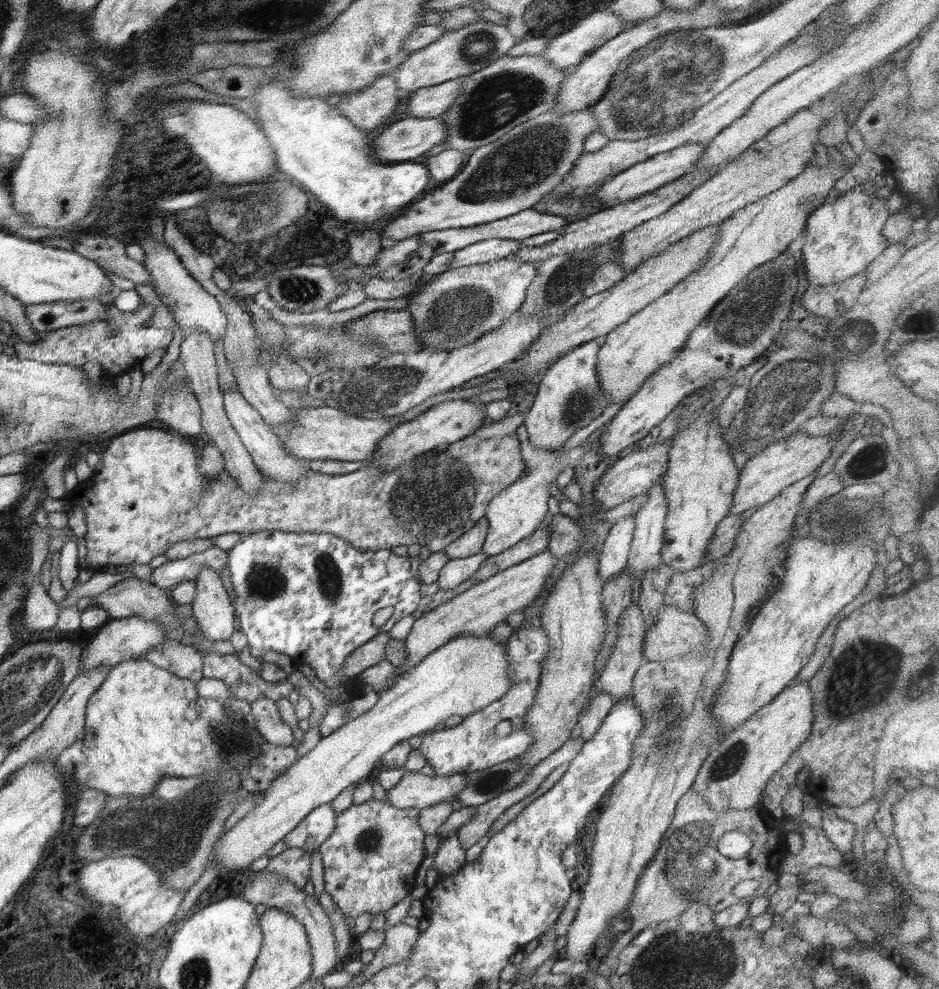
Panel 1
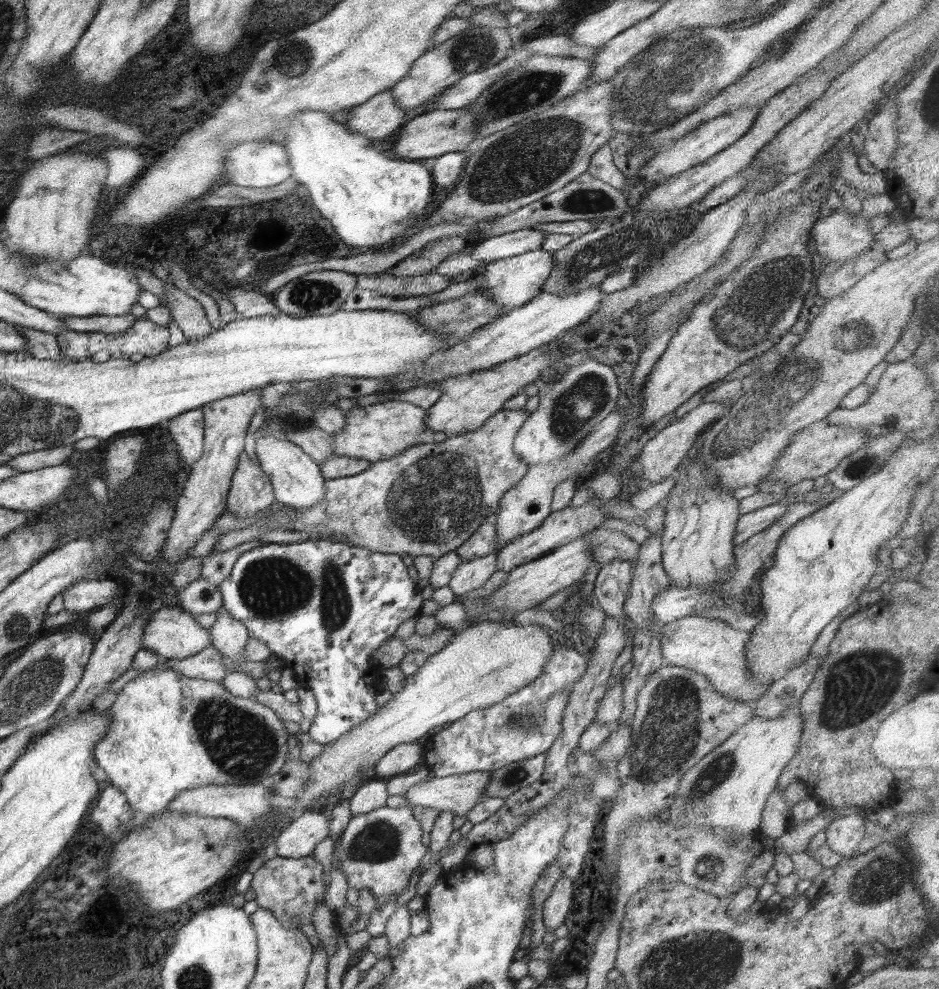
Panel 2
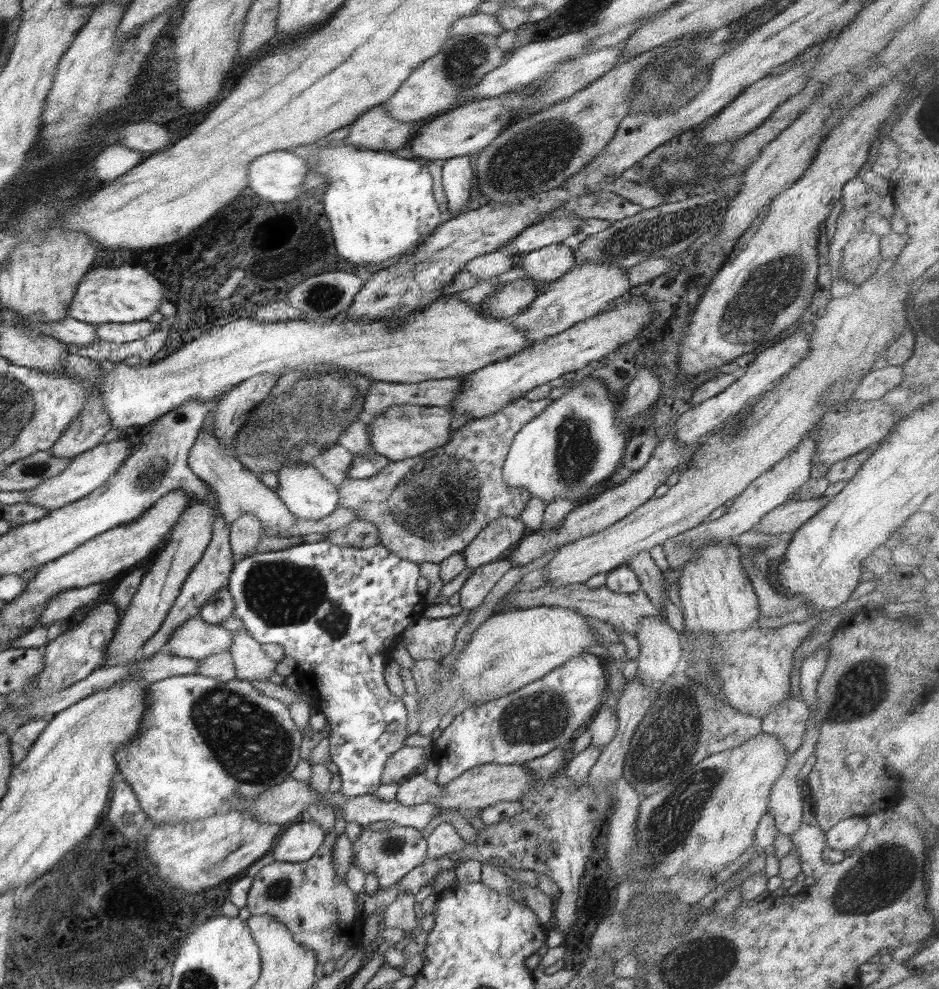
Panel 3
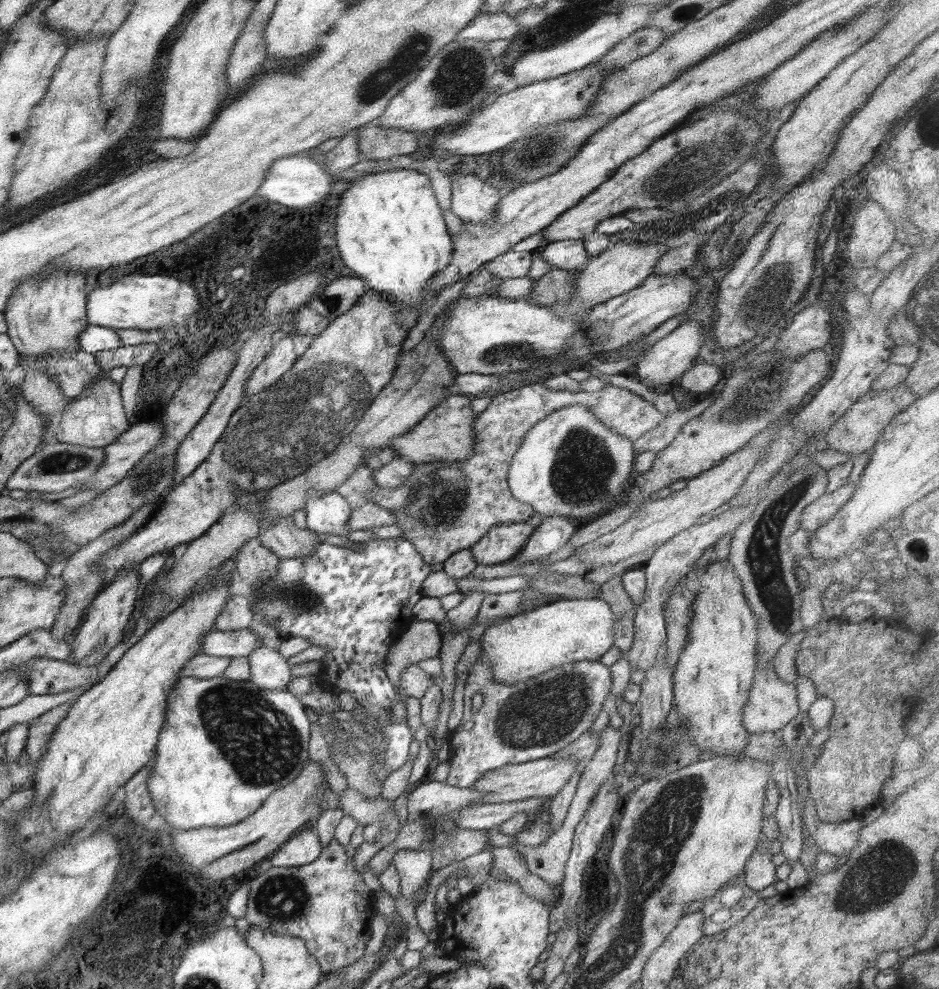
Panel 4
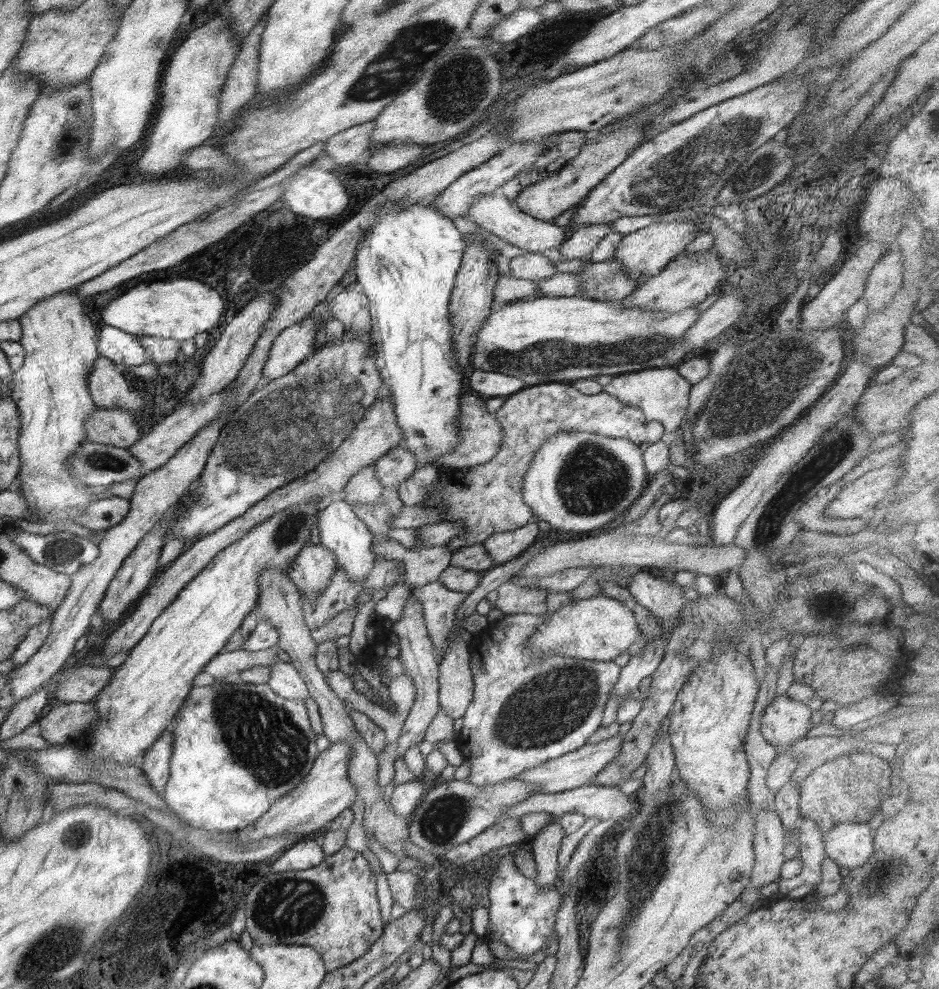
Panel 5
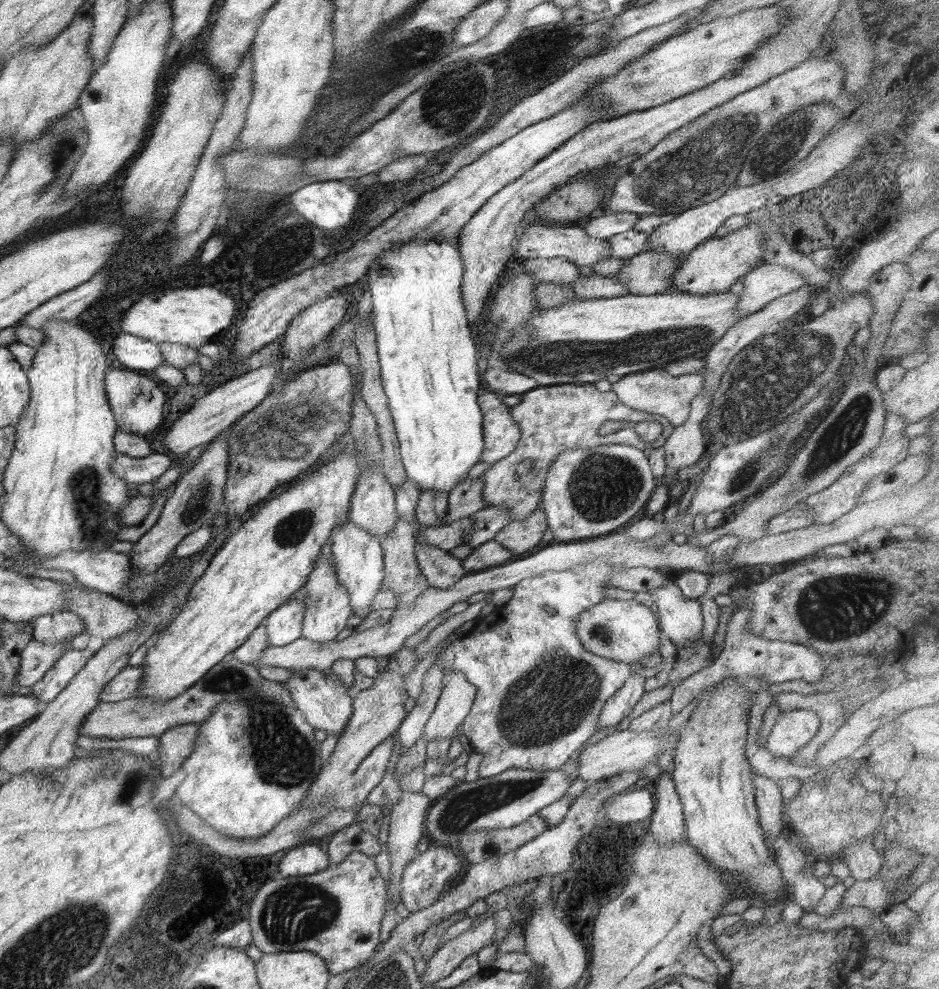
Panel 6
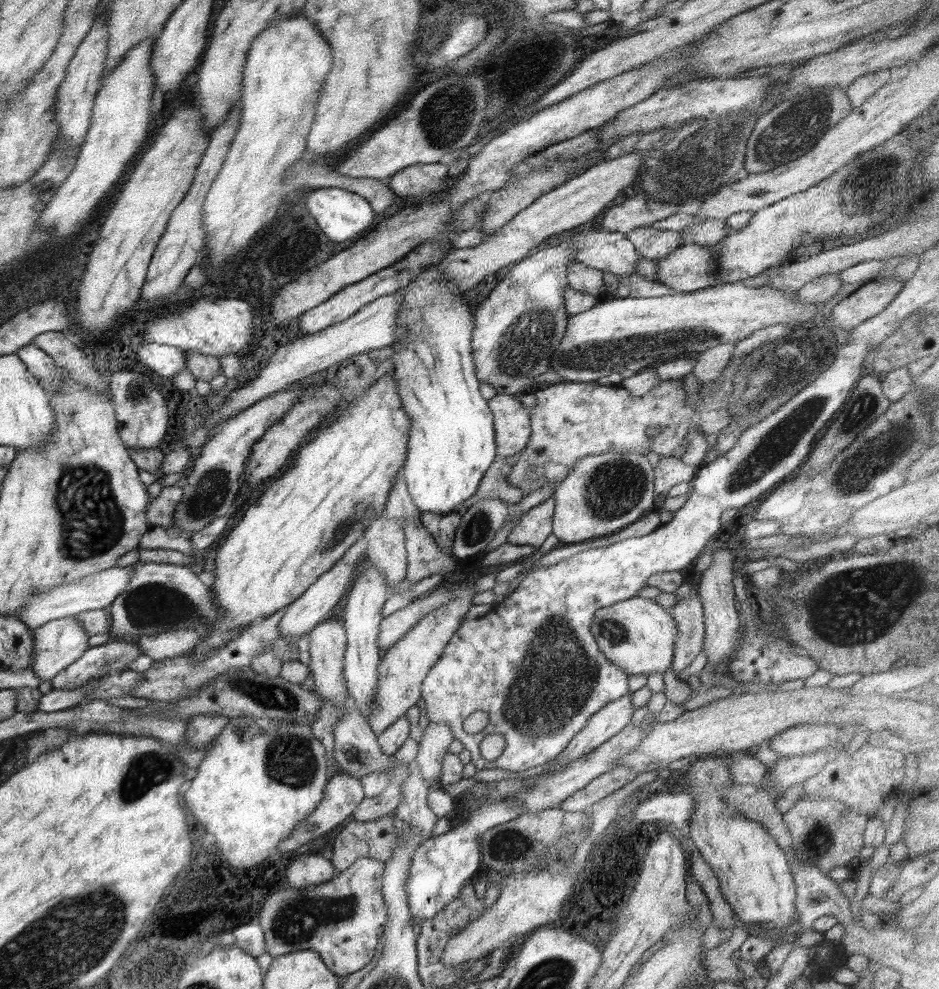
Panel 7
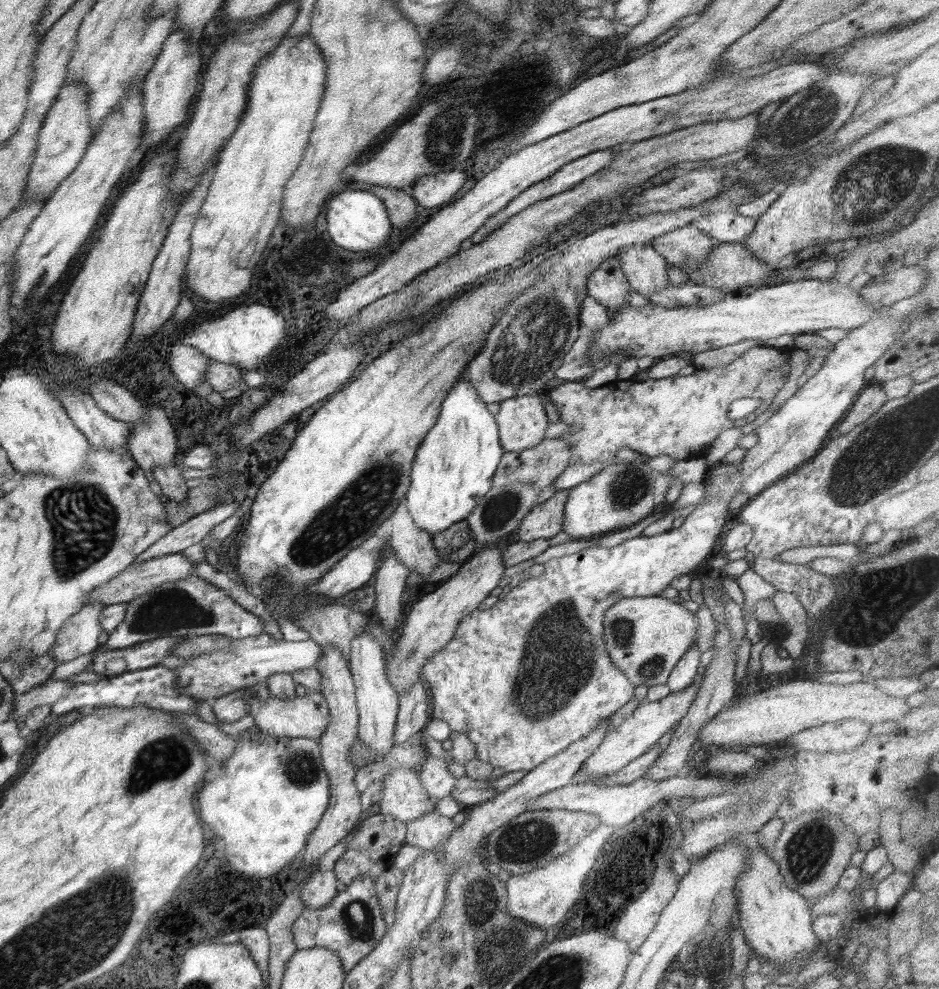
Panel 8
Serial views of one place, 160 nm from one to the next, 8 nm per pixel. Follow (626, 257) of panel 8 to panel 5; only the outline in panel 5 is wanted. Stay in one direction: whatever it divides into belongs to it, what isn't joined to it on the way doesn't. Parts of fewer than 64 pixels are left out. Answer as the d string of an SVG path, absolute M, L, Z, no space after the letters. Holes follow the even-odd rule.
M490 193L489 195L480 195L474 197L470 208L467 210L469 218L481 226L483 230L491 232L500 237L506 243L518 246L526 252L540 252L549 248L559 248L559 246L568 240L570 232L568 227L560 227L552 220L540 220L534 218L517 208L515 203L503 194Z

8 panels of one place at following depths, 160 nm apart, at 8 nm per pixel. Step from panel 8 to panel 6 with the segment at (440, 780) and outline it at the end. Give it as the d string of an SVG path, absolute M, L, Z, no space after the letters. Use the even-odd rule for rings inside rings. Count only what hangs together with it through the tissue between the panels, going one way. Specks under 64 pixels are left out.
M460 671L447 672L443 682L433 714L423 728L422 737L428 743L434 739L456 738L456 728L464 723L477 695L476 686Z

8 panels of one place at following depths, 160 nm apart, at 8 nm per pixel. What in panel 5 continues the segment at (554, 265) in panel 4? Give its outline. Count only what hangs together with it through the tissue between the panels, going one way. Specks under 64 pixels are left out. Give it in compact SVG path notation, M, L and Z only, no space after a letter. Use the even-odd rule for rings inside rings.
M601 222L600 224L579 227L570 232L568 240L559 246L559 251L568 262L570 260L588 259L591 252L598 246L600 240L610 234L611 223Z

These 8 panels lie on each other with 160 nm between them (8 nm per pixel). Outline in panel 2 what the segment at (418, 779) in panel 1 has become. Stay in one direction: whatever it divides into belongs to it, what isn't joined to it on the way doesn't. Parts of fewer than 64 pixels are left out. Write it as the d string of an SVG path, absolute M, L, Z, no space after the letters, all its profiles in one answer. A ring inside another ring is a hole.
M489 771L472 772L449 777L434 777L413 784L404 794L412 806L434 808L438 812L450 811L454 815L465 814L483 798L489 781Z

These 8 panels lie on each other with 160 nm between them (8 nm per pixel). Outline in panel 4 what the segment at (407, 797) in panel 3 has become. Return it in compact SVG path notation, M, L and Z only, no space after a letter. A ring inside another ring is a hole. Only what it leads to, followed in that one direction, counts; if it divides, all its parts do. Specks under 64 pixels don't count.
M424 779L408 792L407 818L394 841L378 851L369 862L369 873L382 874L391 865L393 856L402 849L416 851L430 851L432 847L439 847L447 843L453 835L453 830L459 826L453 821L459 810L480 803L483 792L471 787L460 788L445 782Z

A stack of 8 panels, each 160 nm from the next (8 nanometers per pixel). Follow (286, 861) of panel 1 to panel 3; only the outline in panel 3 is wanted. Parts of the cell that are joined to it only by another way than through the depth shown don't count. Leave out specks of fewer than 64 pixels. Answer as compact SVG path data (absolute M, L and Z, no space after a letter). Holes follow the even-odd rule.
M334 833L326 836L322 846L316 851L316 854L310 860L304 862L282 862L274 861L263 866L251 880L249 893L247 894L247 907L254 916L272 916L278 922L282 922L292 933L292 939L302 946L312 950L317 960L321 964L334 959L340 960L349 947L362 948L363 924L365 918L362 918L360 908L356 906L356 895L346 882L344 877L337 874L333 865L333 842Z

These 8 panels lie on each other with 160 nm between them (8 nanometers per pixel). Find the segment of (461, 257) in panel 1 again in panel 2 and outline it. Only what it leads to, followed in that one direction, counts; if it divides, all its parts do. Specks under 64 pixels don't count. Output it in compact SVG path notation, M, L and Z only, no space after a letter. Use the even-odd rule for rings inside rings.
M526 228L492 236L472 246L471 255L486 264L503 258L520 256L531 250L540 249L546 234L548 232L541 232L537 228Z

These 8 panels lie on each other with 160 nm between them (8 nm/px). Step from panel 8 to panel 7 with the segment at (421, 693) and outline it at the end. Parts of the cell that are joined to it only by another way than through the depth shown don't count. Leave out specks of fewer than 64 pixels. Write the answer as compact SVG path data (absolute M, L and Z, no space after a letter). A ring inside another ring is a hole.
M462 582L453 598L449 598L440 608L431 610L408 630L403 637L386 650L386 654L378 665L378 680L376 683L375 705L367 722L376 733L382 752L390 755L403 747L404 741L410 734L410 722L407 710L418 704L421 697L421 684L428 671L438 662L444 647L454 636L468 609L473 605L474 586L476 582Z

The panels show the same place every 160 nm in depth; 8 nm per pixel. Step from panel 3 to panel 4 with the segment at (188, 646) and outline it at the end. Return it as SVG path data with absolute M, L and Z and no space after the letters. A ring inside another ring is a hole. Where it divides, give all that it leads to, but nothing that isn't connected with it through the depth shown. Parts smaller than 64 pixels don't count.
M249 627L233 631L210 629L201 640L201 652L218 658L248 657L260 645Z

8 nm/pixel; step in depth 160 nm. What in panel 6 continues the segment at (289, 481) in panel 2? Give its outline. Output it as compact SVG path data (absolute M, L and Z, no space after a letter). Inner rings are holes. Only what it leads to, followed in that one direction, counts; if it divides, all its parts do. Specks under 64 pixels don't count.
M349 520L341 525L334 525L332 534L332 556L336 564L338 580L347 588L354 615L366 616L372 611L371 602L381 590L384 580L383 548L375 536L369 535L357 524Z

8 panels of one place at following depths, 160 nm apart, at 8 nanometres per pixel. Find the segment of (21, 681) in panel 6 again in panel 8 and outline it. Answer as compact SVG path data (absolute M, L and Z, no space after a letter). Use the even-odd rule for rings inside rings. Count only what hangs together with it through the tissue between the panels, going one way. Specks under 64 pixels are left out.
M101 602L86 603L66 622L52 648L56 664L76 660L79 656L86 656L99 648L98 636L102 632L99 616L104 607Z

